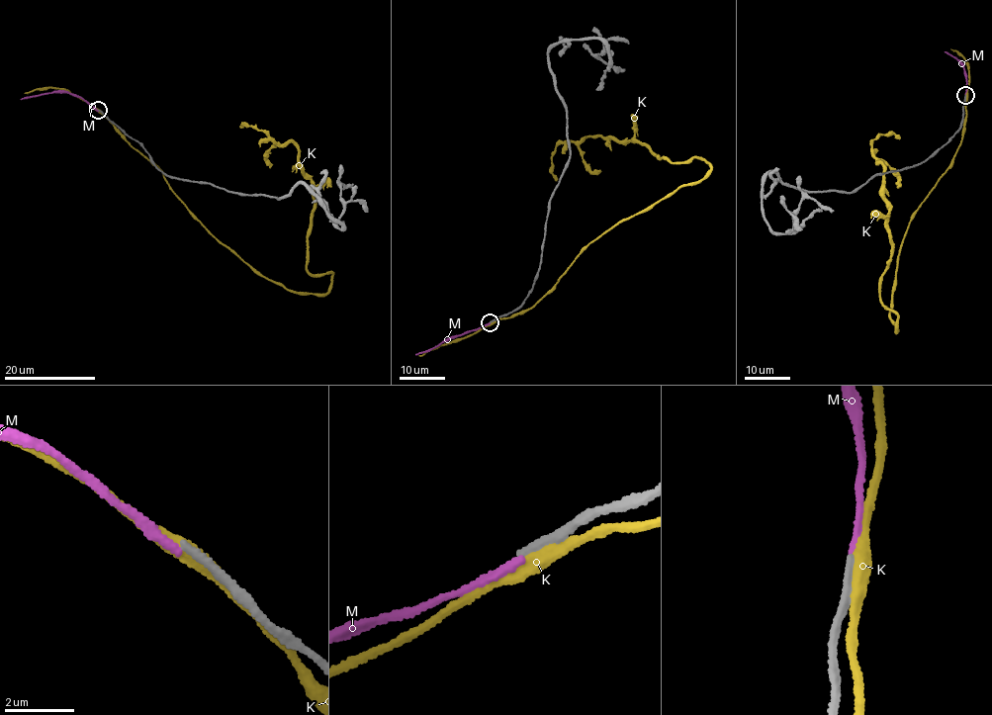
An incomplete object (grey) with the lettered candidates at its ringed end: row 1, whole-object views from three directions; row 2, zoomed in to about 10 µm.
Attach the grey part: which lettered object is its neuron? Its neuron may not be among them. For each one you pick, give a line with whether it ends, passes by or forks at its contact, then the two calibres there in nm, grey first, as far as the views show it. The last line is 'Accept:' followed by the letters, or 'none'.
Accept: none

